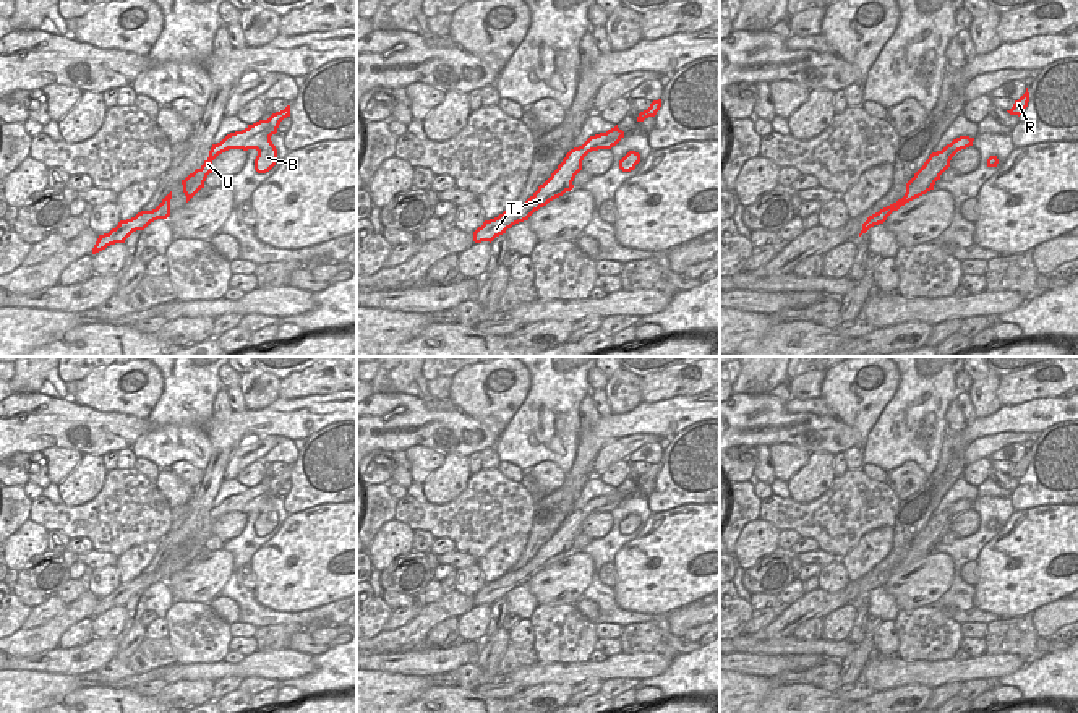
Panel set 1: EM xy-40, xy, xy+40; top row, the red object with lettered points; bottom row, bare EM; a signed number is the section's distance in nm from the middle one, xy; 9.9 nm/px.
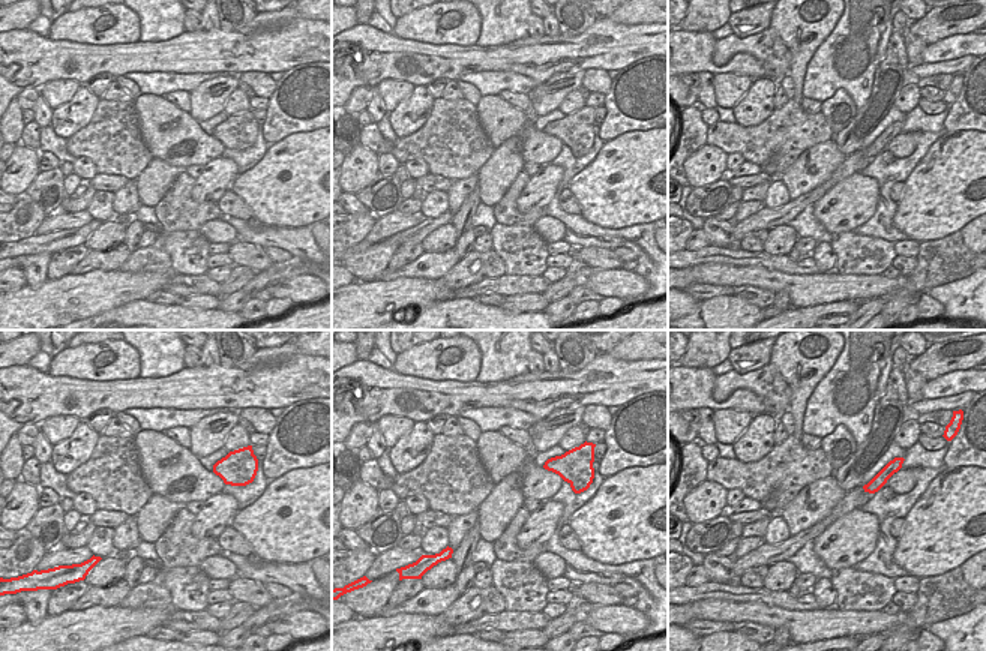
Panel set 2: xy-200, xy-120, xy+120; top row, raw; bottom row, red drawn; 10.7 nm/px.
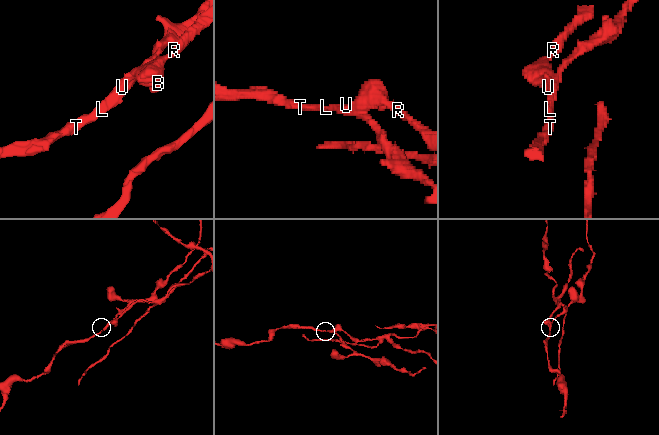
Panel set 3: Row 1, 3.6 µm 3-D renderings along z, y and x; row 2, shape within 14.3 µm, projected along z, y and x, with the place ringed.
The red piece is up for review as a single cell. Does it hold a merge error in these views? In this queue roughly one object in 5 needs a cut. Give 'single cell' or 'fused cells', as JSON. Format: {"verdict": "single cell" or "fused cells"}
{"verdict": "fused cells"}

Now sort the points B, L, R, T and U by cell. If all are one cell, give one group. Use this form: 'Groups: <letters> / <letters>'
Groups: B R / L T U

